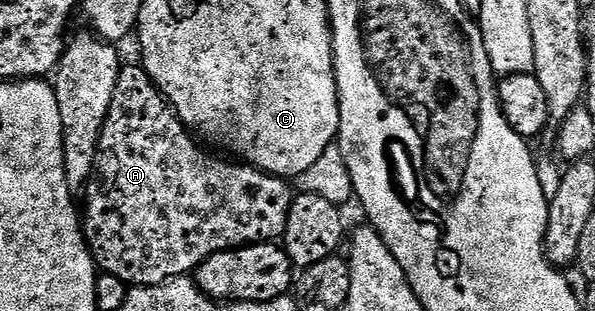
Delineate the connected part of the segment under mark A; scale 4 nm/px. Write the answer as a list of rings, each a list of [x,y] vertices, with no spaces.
[[[123,66],[119,70],[112,105],[98,136],[98,156],[94,158],[92,176],[94,192],[81,220],[86,245],[99,272],[120,277],[120,281],[130,287],[154,287],[193,272],[202,260],[218,251],[245,247],[248,243],[269,243],[281,236],[290,212],[292,187],[290,191],[286,184],[289,182],[242,161],[225,163],[222,159],[213,159],[198,148],[197,141],[150,80],[145,67]]]

